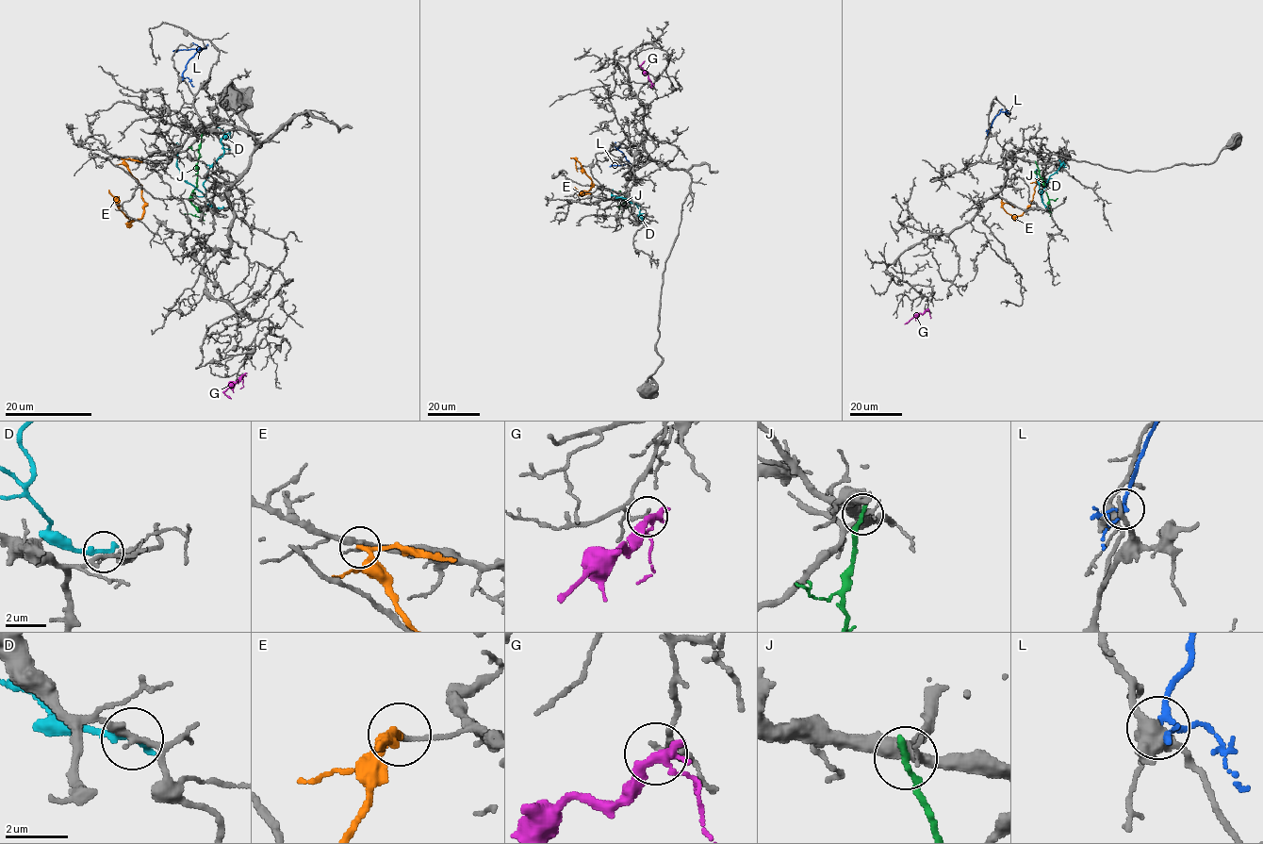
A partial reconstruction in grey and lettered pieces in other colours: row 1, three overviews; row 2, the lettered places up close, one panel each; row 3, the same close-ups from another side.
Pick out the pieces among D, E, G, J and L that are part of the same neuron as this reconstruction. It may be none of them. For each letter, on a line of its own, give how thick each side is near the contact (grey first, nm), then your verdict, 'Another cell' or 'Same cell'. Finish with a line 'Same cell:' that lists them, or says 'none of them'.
D: Thickness 170 nm (grey) against 300 nm. Another cell
E: Thickness 170 nm (grey) against 180 nm. Another cell
G: Thickness 120 nm (grey) against 280 nm. Another cell
J: Thickness 400 nm (grey) against 240 nm. Another cell
L: Thickness 400 nm (grey) against 120 nm. Another cell
Same cell: none of them

